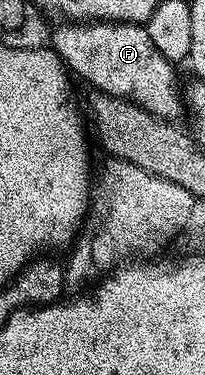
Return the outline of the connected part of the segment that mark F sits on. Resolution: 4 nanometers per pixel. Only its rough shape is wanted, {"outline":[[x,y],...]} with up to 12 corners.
{"outline":[[58,23],[75,78],[165,121],[184,113],[175,62],[142,23]]}

